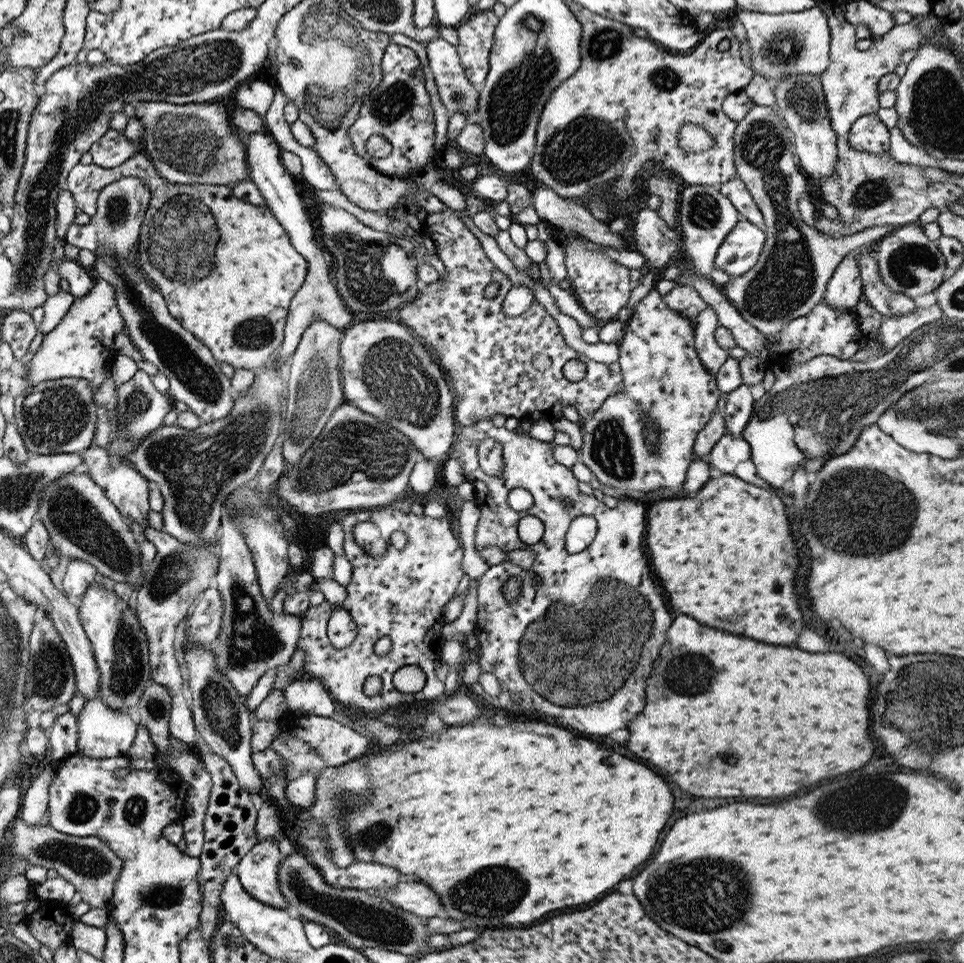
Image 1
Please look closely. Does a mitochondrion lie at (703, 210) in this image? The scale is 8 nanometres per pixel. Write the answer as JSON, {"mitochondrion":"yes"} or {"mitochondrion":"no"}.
{"mitochondrion":"yes"}

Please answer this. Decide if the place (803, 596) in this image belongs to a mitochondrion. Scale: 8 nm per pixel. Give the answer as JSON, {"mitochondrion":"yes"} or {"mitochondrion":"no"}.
{"mitochondrion":"no"}

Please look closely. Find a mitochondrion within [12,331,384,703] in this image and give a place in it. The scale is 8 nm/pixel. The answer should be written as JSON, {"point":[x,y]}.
{"point":[196,467]}

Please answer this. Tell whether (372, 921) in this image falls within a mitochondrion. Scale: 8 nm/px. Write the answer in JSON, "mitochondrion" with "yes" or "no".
{"mitochondrion":"yes"}

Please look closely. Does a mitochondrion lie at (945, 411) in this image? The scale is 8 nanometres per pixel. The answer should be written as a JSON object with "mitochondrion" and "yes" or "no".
{"mitochondrion":"yes"}

